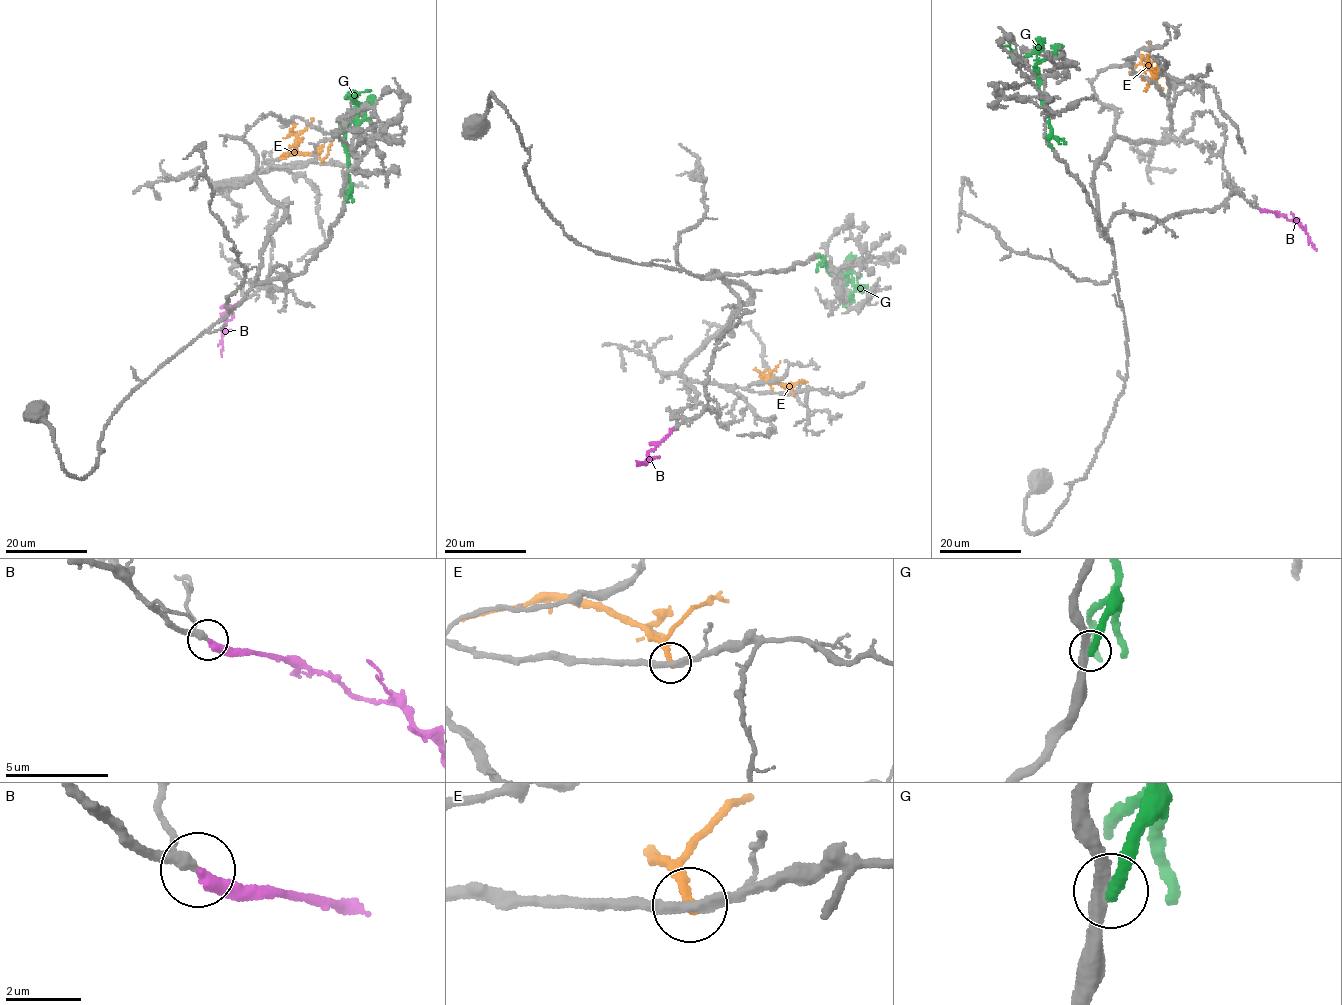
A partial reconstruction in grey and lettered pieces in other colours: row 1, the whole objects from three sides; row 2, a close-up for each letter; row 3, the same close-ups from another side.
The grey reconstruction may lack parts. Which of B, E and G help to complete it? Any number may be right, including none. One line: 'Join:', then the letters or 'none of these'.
Join: B

